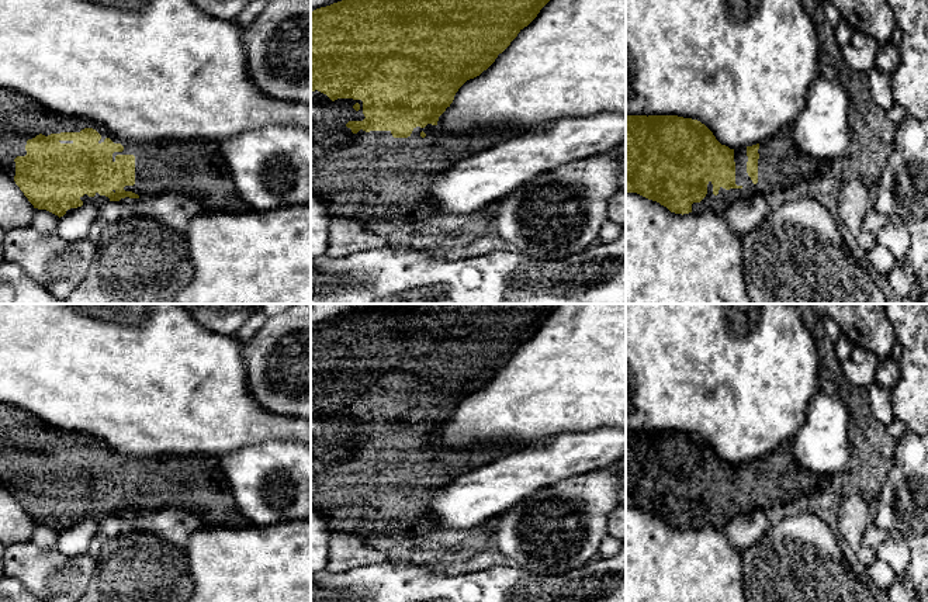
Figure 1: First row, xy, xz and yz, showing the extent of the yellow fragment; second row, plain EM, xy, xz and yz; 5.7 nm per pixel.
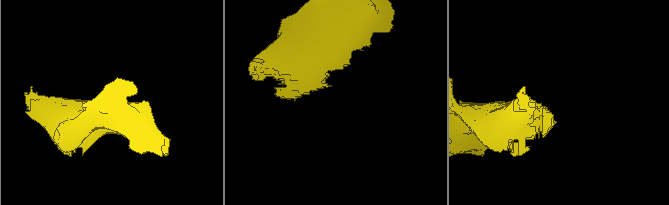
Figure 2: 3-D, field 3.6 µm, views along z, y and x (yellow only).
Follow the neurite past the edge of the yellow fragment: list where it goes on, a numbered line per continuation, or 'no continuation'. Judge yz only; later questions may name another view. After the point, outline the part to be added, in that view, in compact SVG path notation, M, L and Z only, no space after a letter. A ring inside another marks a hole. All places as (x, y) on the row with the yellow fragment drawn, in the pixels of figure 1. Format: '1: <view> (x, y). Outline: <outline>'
1: yz (781, 165). Outline: M785 127L763 143L759 143L758 183L754 184L747 173L747 148L734 149L735 184L737 188L720 187L713 194L713 184L709 181L707 194L700 203L692 204L692 212L711 211L723 214L734 203L755 194L768 197L773 190L785 190L801 181L818 179L823 166L817 159L800 150L792 139L792 128Z

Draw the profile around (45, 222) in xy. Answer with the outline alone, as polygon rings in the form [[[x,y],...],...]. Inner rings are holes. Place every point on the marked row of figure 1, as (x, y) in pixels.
[[[35,208],[31,219],[31,228],[41,235],[55,233],[59,217],[46,211]]]

